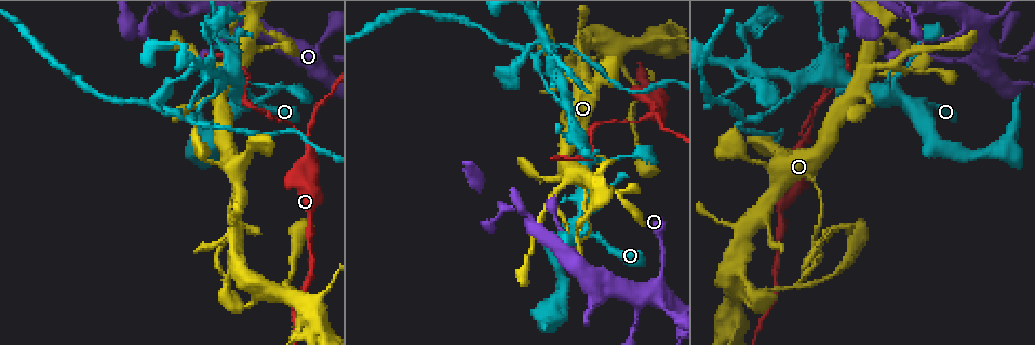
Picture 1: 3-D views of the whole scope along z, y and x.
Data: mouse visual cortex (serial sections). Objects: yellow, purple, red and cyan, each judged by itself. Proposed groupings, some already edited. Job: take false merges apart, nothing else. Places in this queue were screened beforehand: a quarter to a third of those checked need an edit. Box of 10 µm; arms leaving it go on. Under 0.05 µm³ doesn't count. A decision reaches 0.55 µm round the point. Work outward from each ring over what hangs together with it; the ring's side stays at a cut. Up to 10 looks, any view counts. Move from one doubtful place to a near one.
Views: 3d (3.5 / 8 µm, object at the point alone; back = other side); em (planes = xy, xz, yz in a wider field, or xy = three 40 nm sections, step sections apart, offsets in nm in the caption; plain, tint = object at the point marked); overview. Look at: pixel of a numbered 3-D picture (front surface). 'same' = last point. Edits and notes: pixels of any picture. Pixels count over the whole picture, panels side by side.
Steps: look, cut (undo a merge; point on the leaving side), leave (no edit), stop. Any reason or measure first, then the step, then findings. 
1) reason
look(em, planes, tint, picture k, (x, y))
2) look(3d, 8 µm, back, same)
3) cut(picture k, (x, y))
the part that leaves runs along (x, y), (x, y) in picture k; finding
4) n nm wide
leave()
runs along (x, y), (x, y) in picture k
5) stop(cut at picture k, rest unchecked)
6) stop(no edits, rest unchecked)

small branch off a trunk
look(em, xy, step 3, tint, picture 1, (800, 141))

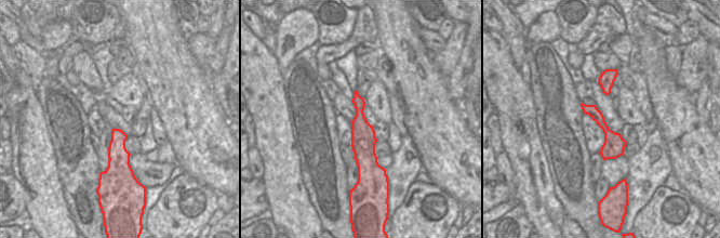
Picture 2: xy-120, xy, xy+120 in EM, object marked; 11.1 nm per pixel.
look(3d, 3.5 µm, same)

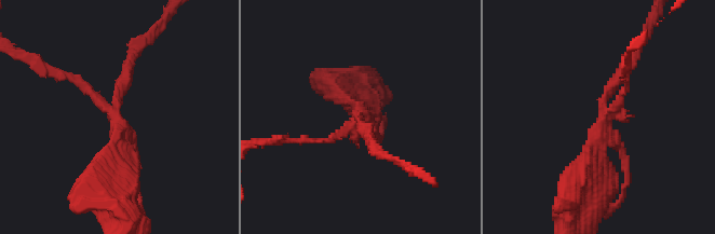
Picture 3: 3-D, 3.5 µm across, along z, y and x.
280 nm wide
cut(picture 3, (84, 85))
the part that leaves runs along (110, 111), (88, 88), (27, 58) in picture 3; two cells meet here

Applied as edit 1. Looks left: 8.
look(overview)

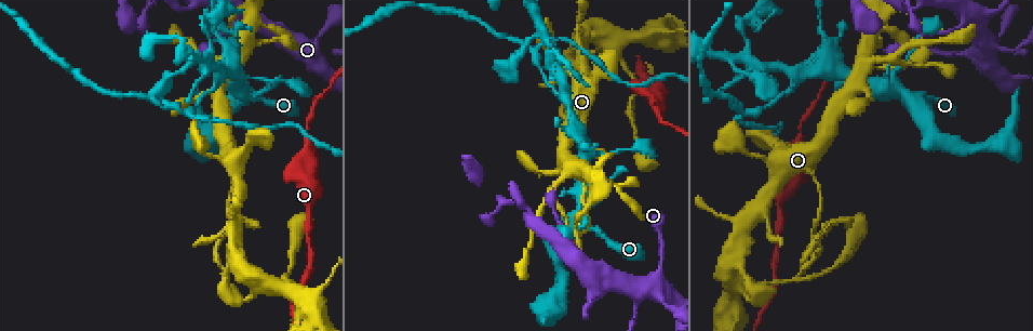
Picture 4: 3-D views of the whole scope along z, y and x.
abrupt turn
look(3d, 3.5 µm, picture 4, (576, 173))

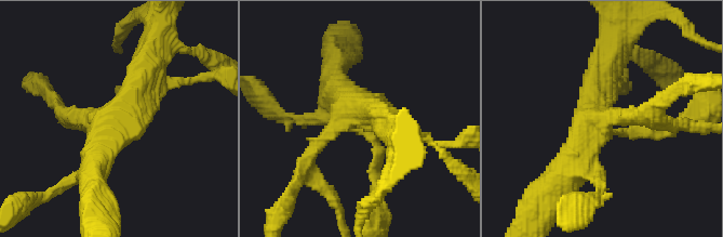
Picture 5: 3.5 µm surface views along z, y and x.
look(em, xy, step 2, tint, picture 5, (365, 125))

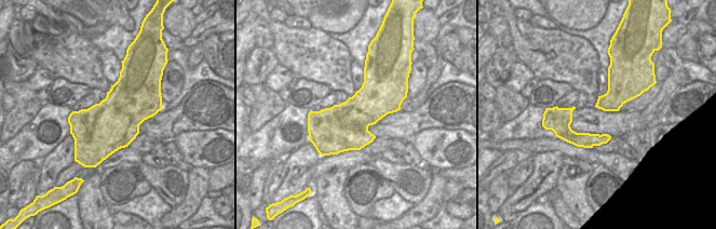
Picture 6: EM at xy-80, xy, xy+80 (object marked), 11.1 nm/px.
leave()
runs along (92, 187), (102, 144), (145, 70) in picture 5; one cell here

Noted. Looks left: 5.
narrows sharply
look(3d, 3.5 µm, picture 4, (820, 194))

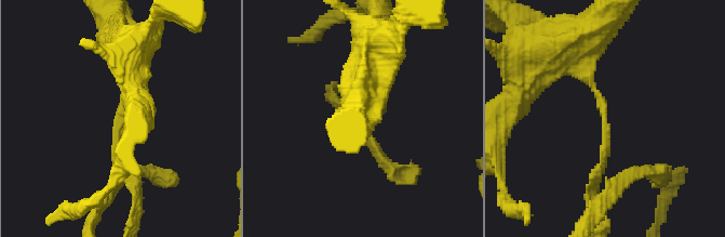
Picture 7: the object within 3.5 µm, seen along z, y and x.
arms of 150, 150 nm; now the EM
look(em, planes, tint, picture 7, (122, 118))

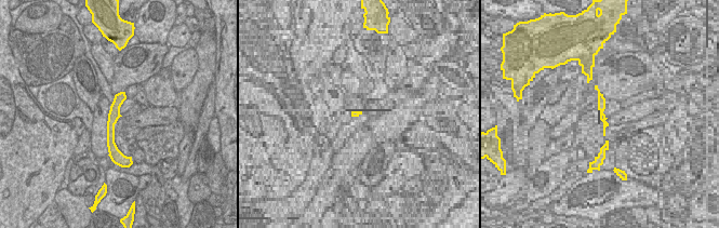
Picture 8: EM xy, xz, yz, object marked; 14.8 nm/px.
cut(picture 7, (117, 122))
the part that leaves runs along (595, 90), (606, 123), (595, 186) in picture 7; two cells meet here

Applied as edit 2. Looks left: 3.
redraw
look(overview)

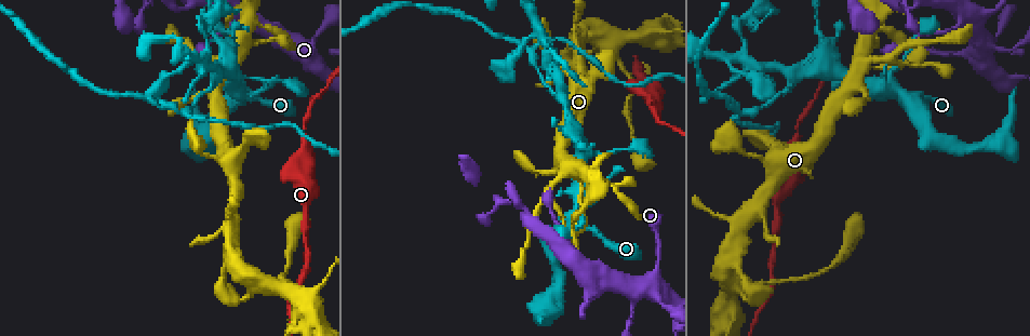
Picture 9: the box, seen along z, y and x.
three-way junction
look(3d, 3.5 µm, back, picture 9, (220, 79))

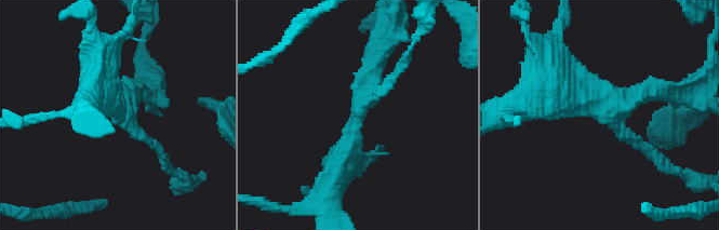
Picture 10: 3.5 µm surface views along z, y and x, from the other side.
need the tissue
look(em, xy, step 1, tint, picture 10, (117, 112))

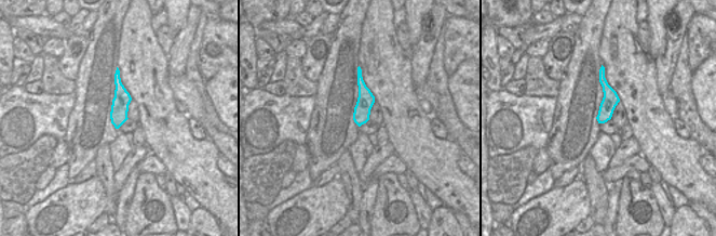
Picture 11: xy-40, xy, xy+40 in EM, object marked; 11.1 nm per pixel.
leave()
runs along (602, 71), (607, 107), (600, 120) in picture 11; one cell here

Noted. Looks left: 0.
stop(cut at picture 3, cut at picture 7, rest unchecked)

